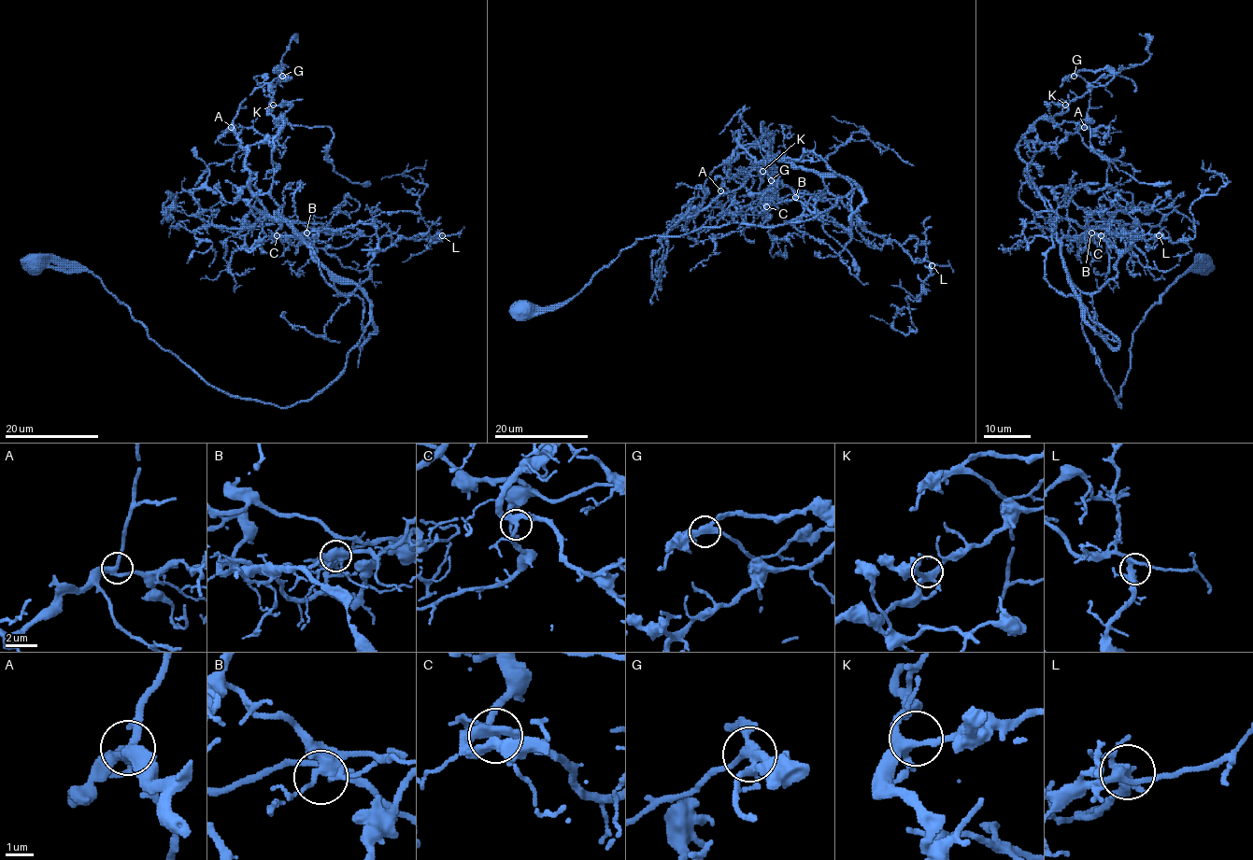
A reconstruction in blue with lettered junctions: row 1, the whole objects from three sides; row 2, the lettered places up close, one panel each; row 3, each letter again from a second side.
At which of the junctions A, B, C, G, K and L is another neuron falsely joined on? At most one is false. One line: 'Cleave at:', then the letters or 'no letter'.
Cleave at: no letter

